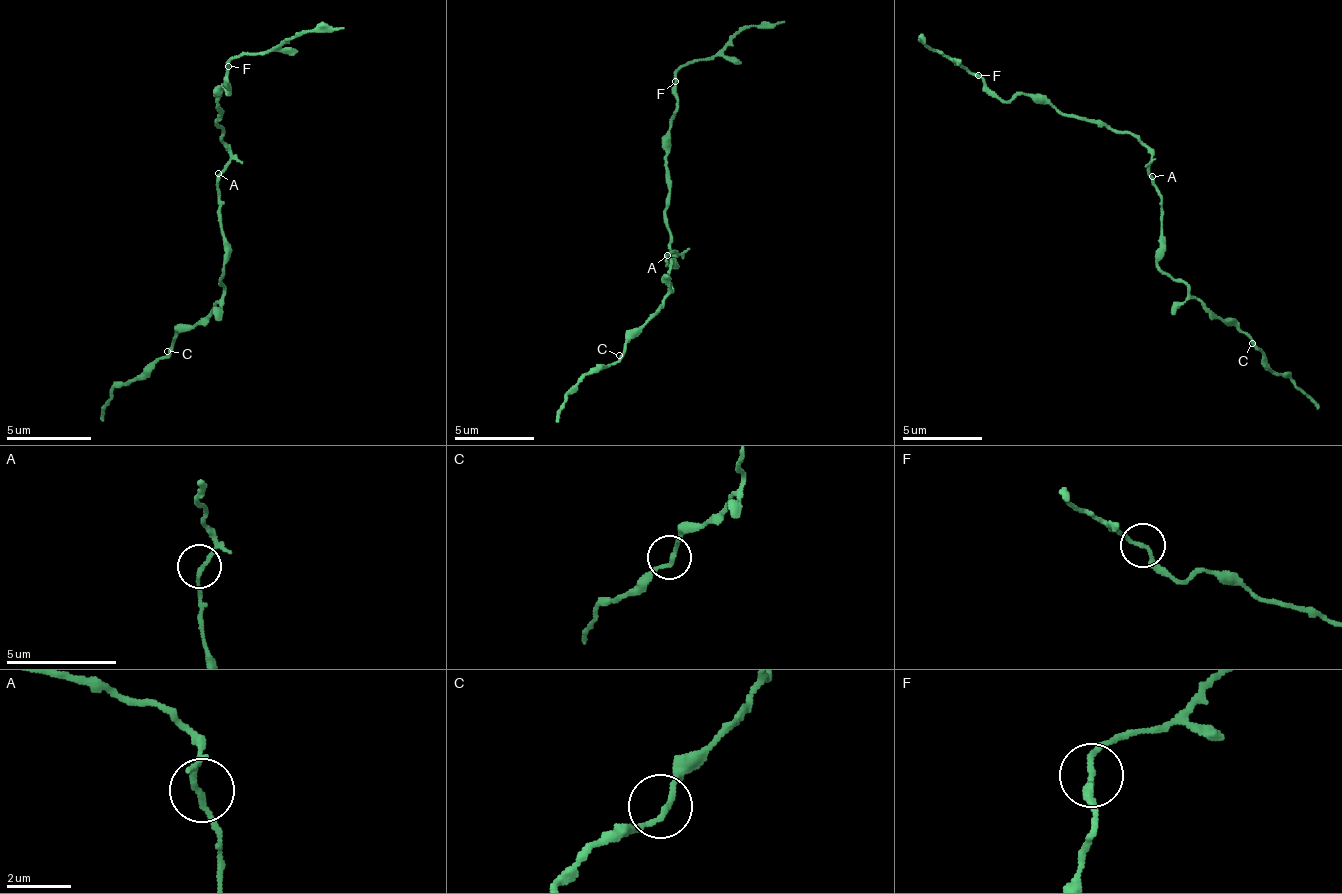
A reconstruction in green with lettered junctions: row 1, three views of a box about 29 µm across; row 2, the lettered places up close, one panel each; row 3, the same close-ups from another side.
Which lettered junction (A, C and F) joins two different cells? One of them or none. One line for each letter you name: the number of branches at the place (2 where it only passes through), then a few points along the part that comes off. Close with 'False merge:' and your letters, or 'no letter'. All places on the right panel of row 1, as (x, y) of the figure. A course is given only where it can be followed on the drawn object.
False merge: no letter

